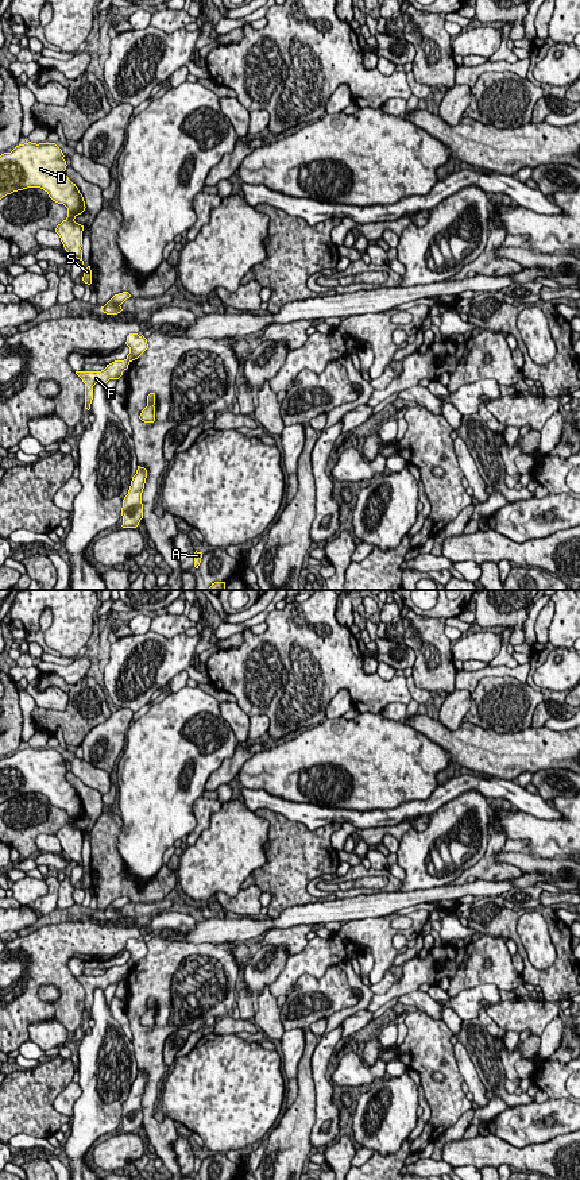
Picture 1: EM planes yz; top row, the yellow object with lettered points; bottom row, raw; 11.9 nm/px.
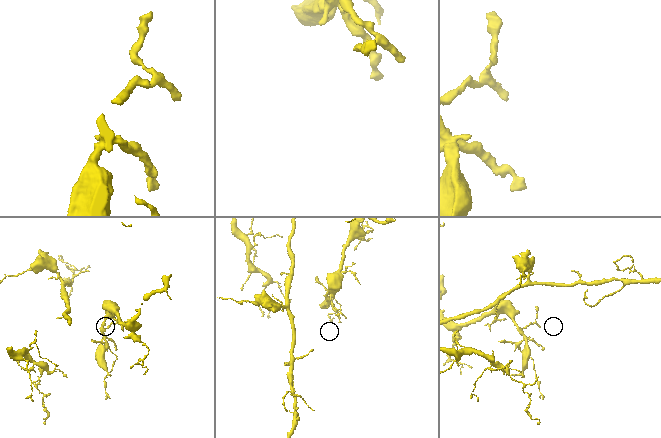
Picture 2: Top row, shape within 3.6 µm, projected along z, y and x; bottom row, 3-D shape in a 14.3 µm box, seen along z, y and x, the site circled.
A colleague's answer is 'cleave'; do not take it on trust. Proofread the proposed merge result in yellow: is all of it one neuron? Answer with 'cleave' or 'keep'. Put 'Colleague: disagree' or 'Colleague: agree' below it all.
cleave
Colleague: agree

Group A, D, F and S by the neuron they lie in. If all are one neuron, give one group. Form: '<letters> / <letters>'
A F / D S

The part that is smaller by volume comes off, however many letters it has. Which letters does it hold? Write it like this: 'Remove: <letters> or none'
Remove: A, F

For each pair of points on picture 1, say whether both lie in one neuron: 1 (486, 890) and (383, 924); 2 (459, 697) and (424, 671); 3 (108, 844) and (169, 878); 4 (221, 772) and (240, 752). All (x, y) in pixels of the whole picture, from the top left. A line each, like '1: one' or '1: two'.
1: two
2: two
3: one
4: one

